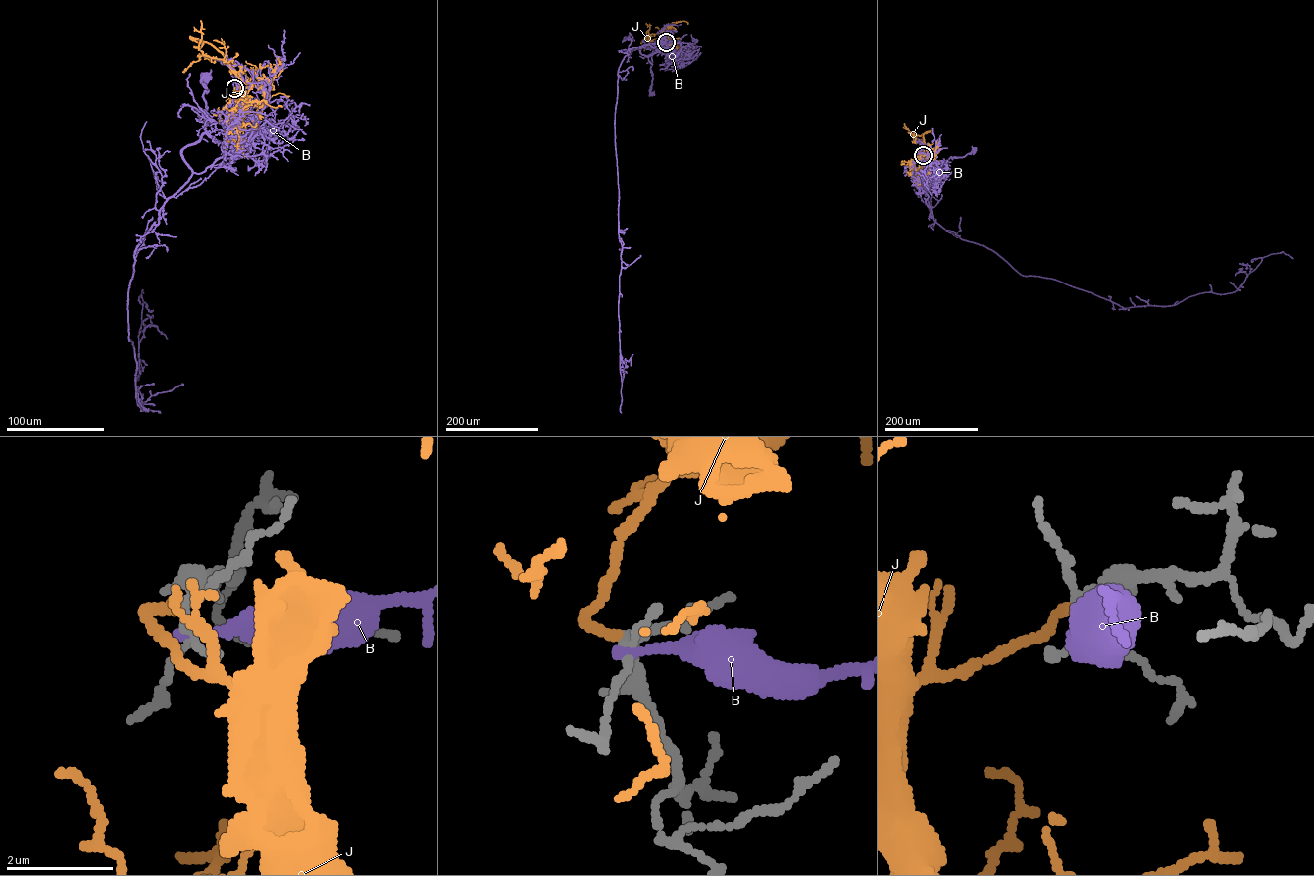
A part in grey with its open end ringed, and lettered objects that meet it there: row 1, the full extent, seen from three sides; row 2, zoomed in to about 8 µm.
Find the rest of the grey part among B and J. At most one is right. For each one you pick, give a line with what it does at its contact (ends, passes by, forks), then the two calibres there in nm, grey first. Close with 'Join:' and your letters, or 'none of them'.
J: it ends; calibres 200 and 200 nm
Join: J

